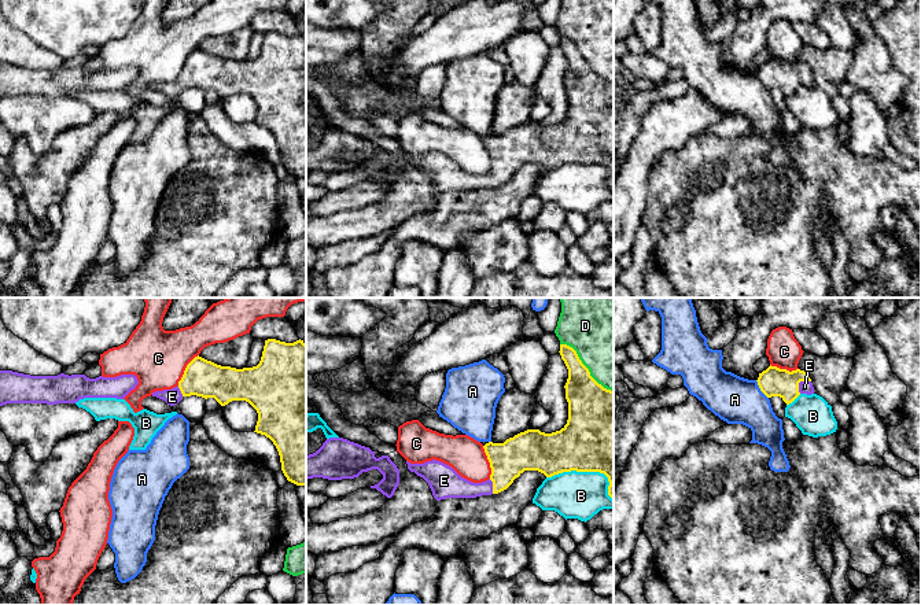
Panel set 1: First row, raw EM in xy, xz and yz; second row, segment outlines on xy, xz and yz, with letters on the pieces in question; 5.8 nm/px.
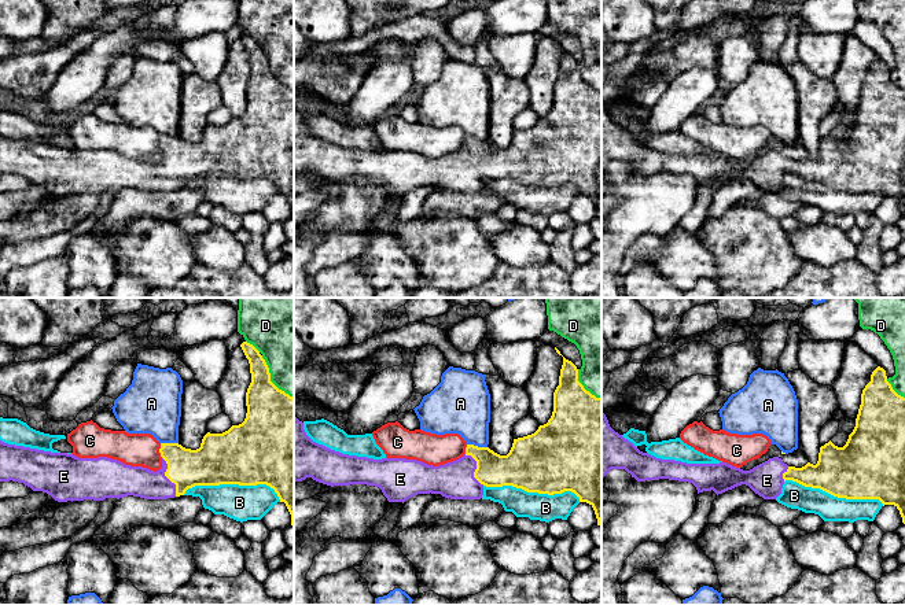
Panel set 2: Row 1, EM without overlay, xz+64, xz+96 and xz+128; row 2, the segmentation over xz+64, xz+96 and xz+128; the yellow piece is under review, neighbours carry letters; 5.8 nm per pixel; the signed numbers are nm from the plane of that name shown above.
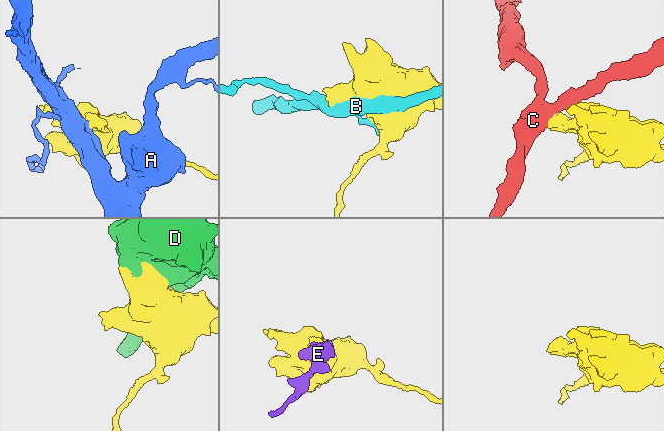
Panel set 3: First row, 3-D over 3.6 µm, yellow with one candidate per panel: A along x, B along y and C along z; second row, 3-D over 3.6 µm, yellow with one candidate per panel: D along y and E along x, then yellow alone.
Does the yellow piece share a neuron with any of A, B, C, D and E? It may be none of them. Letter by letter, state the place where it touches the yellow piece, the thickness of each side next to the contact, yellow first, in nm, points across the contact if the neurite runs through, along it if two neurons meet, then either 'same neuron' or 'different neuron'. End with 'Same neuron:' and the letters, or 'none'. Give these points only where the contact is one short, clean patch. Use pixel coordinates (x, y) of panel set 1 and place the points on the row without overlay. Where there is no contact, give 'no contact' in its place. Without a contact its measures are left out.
A: meets yellow in yz at (761, 82); 170 nm thick on the yellow side, 280 nm on the other; border along yz (755, 73), (759, 82), (767, 91); different neuron
B: meets yellow in xz at (588, 163); 480 nm thick on the yellow side, 280 nm on the other; different neuron
C: meets yellow in xz at (489, 154); 240 nm thick on the yellow side, 220 nm on the other; border along xz (482, 139), (489, 155), (490, 170); different neuron
D: meets yellow in xz at (585, 59); 280 nm thick on the yellow side, 420 nm on the other; different neuron
E: meets yellow in yz at (800, 73); 170 nm thick on the yellow side, 80 nm on the other; runs through yz (773, 74), (800, 73), (805, 80); same neuron
Same neuron: E

